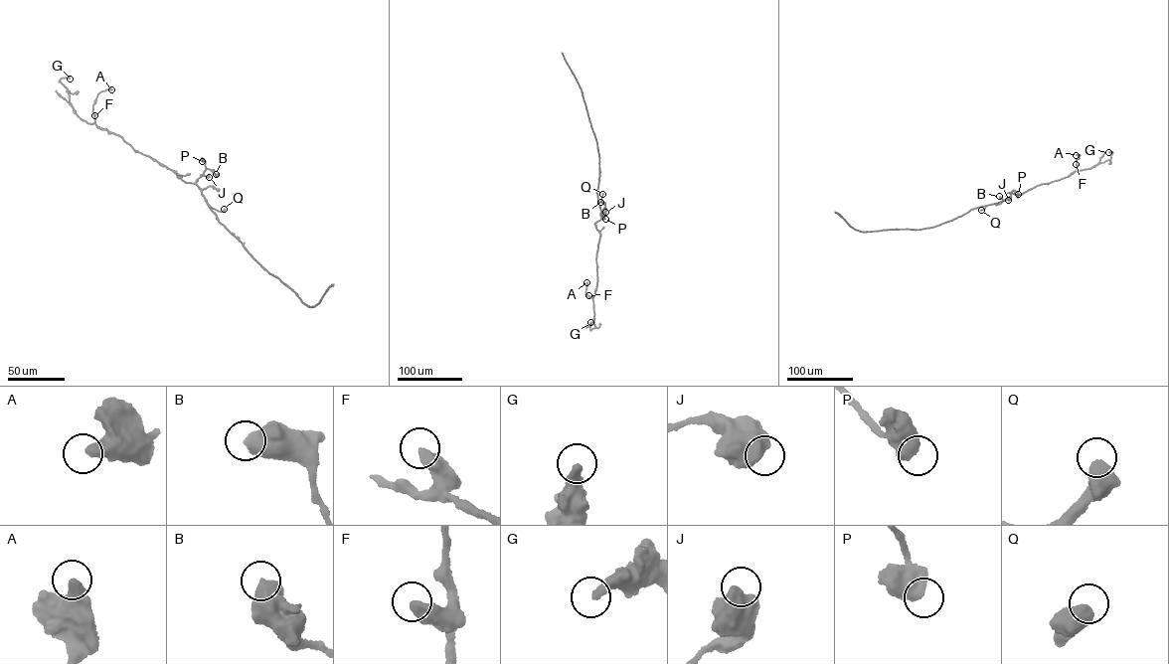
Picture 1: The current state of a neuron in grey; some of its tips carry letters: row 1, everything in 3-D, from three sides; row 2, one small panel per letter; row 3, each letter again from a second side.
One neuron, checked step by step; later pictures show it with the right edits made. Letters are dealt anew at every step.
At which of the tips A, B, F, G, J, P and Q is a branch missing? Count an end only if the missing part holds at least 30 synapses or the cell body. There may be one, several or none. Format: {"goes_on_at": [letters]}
{"goes_on_at": []}

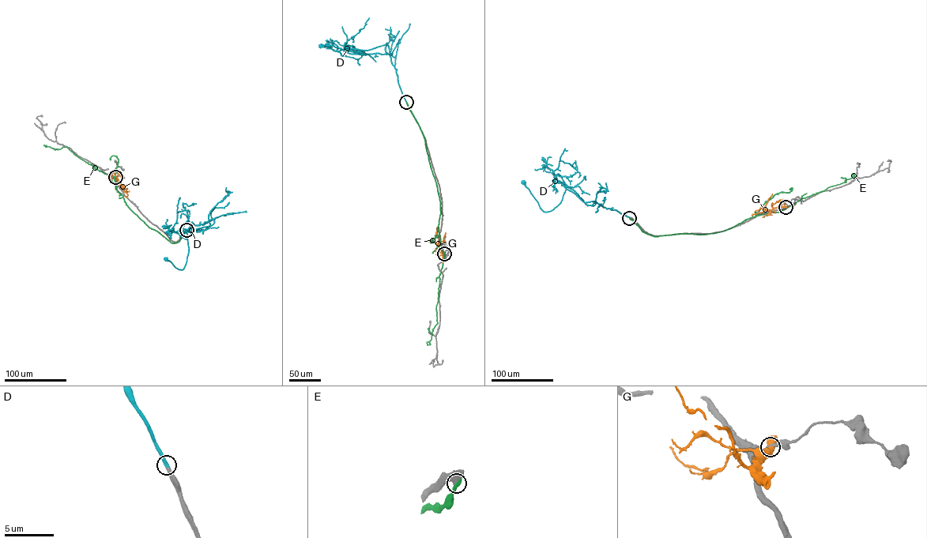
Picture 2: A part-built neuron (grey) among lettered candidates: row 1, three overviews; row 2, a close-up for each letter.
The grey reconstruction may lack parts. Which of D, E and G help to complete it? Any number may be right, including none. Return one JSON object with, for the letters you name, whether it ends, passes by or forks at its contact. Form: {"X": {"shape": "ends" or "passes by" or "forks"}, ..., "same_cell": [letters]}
{"D": {"shape": "ends"}, "same_cell": ["D"]}

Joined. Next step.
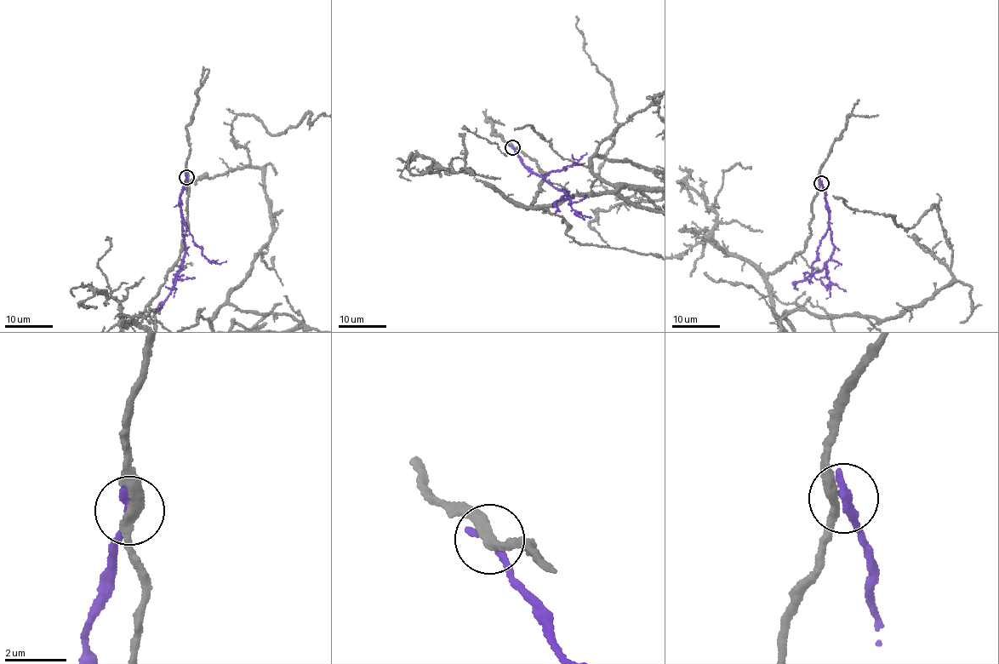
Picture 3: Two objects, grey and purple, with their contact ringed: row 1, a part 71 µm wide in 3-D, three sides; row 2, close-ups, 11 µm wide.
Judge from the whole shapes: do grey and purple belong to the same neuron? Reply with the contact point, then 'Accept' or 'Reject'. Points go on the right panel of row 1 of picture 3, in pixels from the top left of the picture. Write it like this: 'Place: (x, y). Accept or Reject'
Place: (821, 183). Reject

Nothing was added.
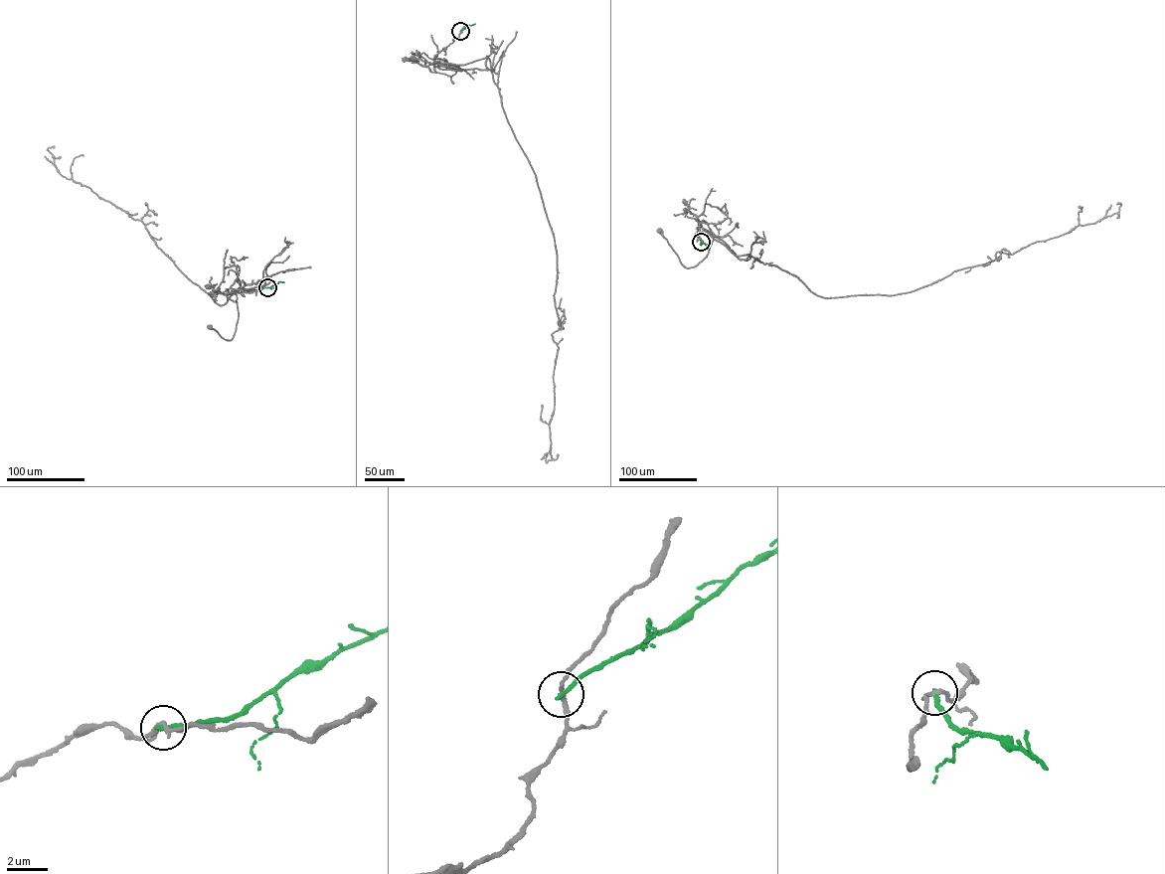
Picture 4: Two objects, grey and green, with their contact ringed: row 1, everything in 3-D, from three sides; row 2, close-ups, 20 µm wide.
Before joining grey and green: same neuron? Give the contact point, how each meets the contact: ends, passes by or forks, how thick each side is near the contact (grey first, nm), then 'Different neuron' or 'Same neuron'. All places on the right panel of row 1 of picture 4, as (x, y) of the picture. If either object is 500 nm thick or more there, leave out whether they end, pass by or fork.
Place: (701, 242). At the ring grey passes by. At the ring green ends. Thickness 200 nm (grey) against 240 nm. Different neuron

